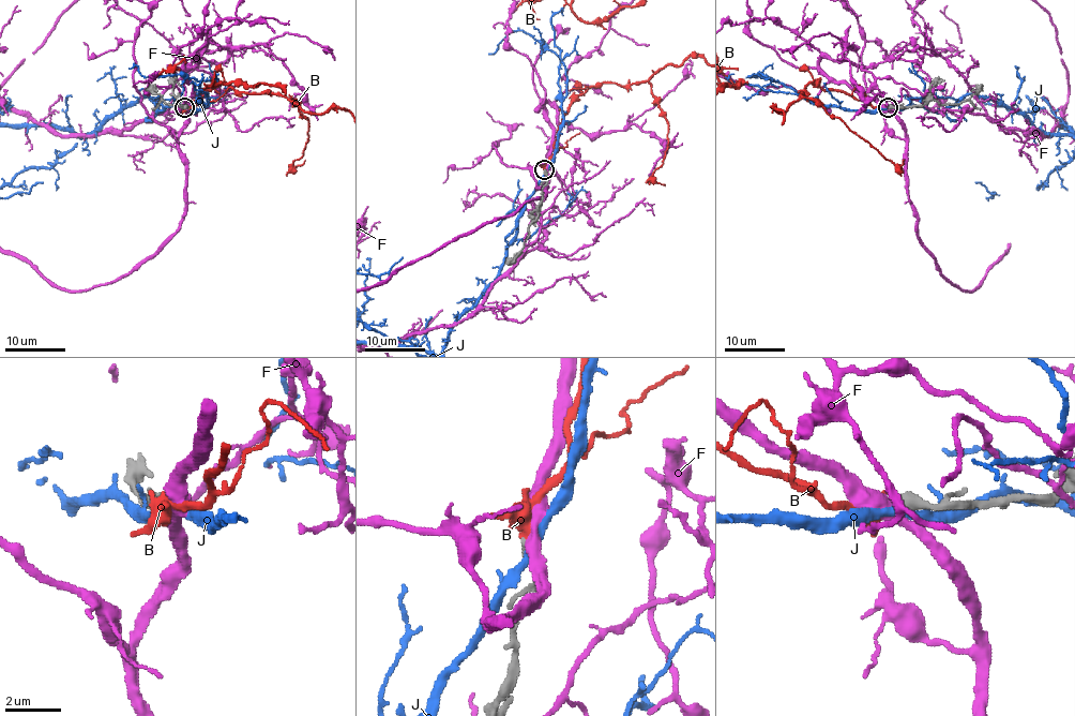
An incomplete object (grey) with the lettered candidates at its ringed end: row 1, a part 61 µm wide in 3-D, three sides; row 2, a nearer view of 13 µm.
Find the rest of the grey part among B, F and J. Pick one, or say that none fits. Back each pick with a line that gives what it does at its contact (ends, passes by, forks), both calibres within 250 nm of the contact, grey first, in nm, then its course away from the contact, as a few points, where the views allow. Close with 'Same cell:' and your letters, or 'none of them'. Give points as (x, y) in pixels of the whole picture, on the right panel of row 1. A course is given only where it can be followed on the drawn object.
B: It ends there. Thickness 480 nm (grey) against 500 nm
Same cell: B

